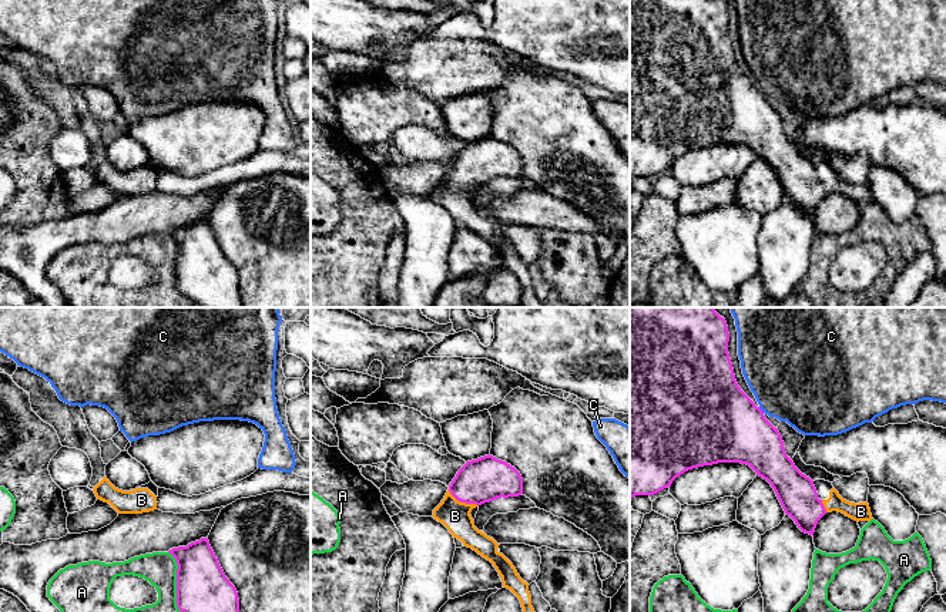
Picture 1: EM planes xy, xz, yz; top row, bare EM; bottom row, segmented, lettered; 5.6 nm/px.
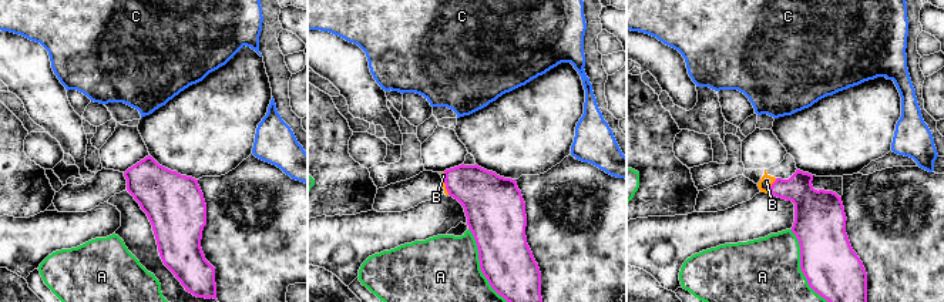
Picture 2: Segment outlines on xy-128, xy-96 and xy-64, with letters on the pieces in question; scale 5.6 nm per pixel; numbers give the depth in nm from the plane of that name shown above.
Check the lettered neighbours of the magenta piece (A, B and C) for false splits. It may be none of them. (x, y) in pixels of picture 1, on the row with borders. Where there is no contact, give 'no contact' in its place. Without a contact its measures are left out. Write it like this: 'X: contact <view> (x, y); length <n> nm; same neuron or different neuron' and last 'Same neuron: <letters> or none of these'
A: contact xy (177, 581); length 360 nm; different neuron
B: contact xz (463, 501); length 200 nm; same neuron
C: contact yz (761, 410); length 50 nm; different neuron
Same neuron: B

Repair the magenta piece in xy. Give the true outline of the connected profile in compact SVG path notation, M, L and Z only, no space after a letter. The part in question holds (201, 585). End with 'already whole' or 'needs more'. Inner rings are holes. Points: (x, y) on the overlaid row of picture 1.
M208 538L168 551L177 561L177 606L181 612L239 612L235 586L225 576Z; already whole

